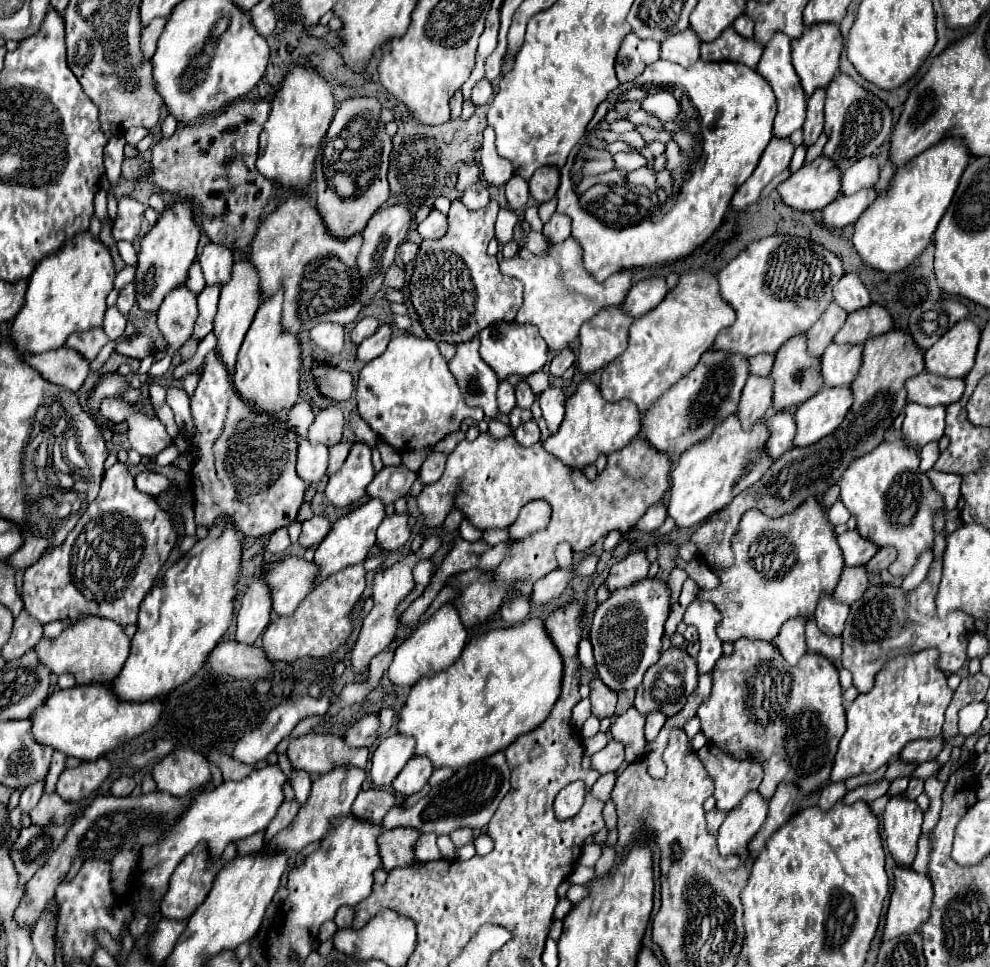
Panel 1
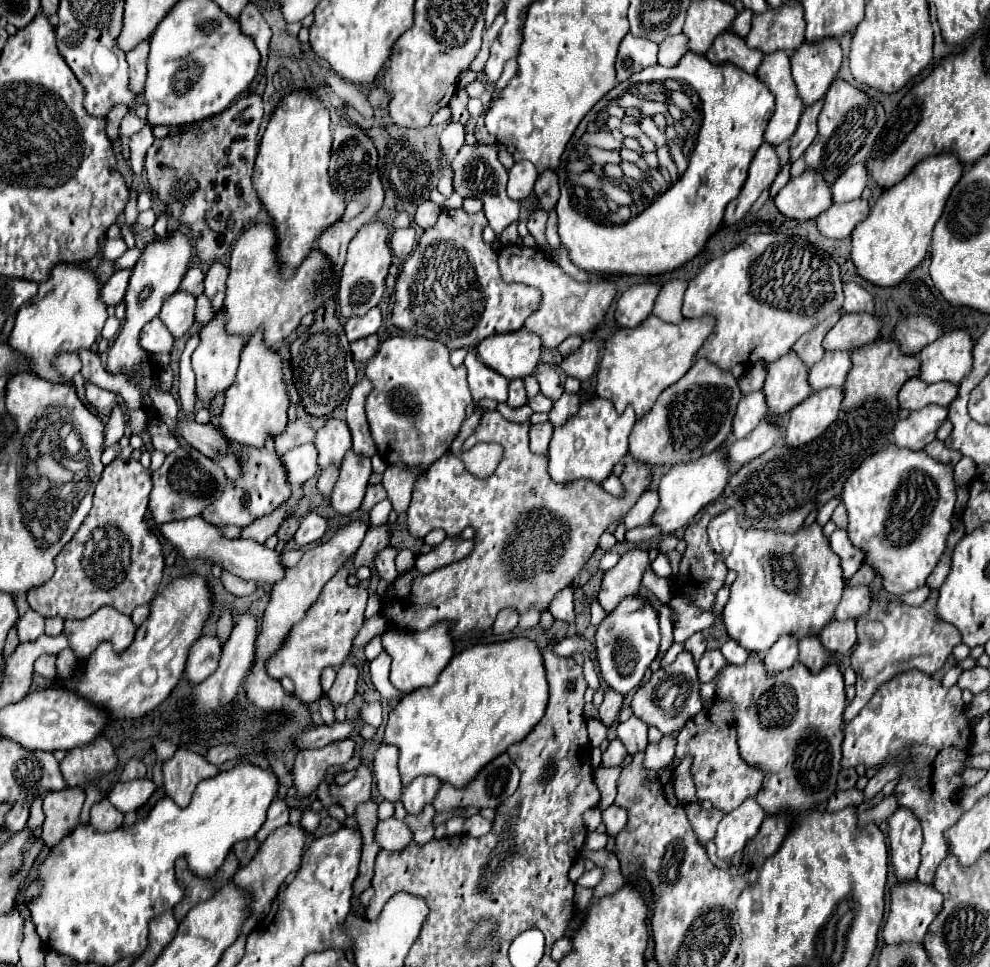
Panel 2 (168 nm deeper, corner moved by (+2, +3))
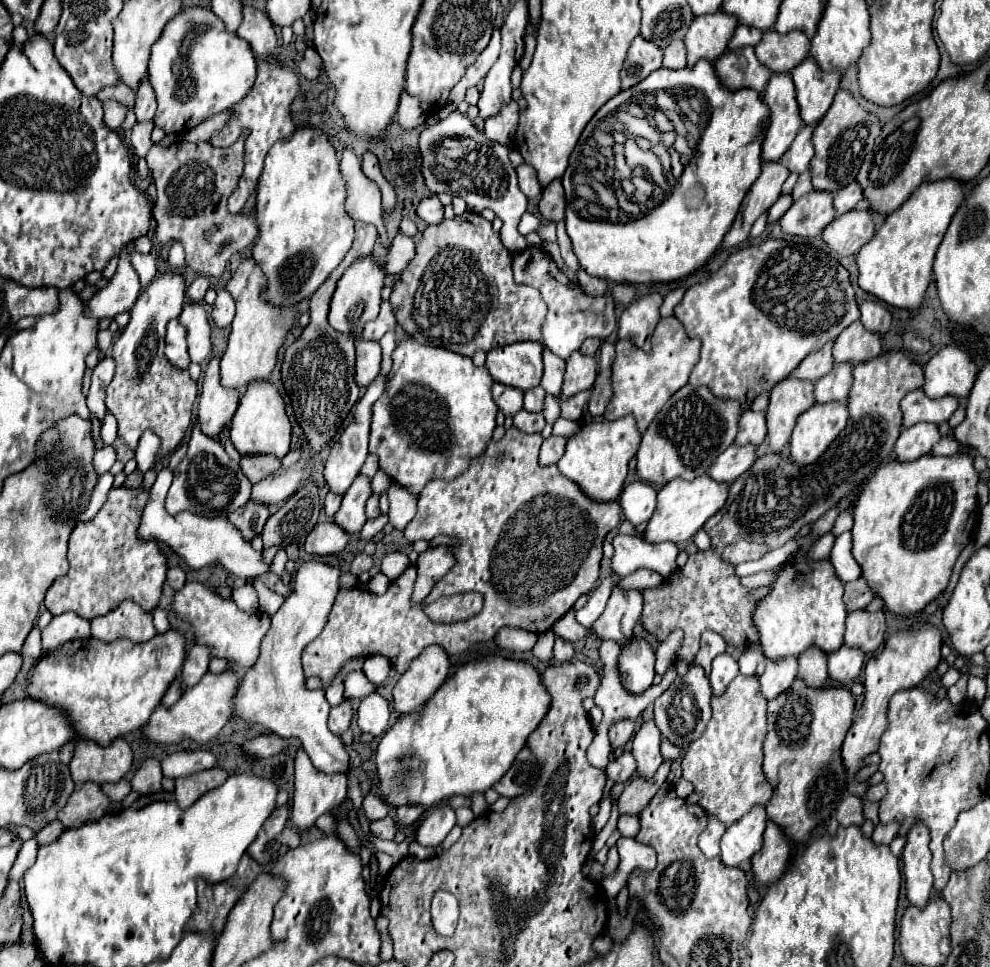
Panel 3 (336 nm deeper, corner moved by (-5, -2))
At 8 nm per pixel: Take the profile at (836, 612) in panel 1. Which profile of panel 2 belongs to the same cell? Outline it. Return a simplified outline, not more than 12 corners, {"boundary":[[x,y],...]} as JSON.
{"boundary":[[833,620],[819,640],[831,656],[857,644],[855,622]]}

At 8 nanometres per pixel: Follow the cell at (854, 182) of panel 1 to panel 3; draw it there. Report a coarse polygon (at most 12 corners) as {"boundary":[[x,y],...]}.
{"boundary":[[860,183],[834,193],[836,213],[852,211],[862,199]]}

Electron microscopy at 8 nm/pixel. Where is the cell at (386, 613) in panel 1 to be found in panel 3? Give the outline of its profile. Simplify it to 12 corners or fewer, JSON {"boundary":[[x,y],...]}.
{"boundary":[[352,701],[332,707],[328,727],[342,735],[352,721]]}

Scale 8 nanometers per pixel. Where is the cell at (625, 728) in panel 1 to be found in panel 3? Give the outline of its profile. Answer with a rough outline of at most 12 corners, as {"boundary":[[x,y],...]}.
{"boundary":[[642,723],[632,739],[638,773],[646,779],[662,763],[660,731]]}

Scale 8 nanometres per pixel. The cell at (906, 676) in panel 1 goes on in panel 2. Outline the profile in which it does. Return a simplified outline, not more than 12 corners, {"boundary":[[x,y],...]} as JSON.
{"boundary":[[917,670],[885,682],[845,726],[843,768],[903,764],[895,792],[921,822],[921,884],[971,724],[959,686]]}

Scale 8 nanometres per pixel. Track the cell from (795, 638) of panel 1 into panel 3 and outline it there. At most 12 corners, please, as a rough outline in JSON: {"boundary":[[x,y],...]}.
{"boundary":[[798,657],[768,661],[758,677],[766,699],[784,693],[798,673]]}

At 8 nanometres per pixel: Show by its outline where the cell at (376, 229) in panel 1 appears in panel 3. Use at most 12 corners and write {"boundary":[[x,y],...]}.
{"boundary":[[364,255],[344,271],[330,325],[360,339],[378,315],[386,273]]}

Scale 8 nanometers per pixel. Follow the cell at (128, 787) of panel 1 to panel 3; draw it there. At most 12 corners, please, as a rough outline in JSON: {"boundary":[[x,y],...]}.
{"boundary":[[144,759],[132,777],[132,791],[158,793],[162,771],[158,759]]}

